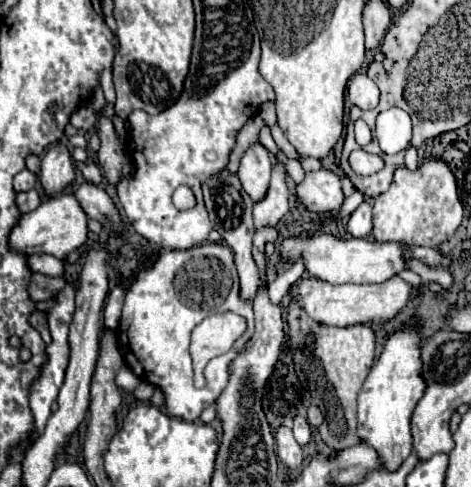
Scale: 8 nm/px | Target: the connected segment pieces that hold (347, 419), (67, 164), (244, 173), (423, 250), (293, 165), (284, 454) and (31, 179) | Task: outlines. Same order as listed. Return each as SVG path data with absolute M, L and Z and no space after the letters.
M292 301L288 311L290 341L292 351L310 347L312 353L296 353L294 365L300 383L306 389L306 399L320 409L324 407L324 423L320 425L320 437L330 449L344 449L358 445L362 439L356 433L356 399L362 391L362 385L370 373L370 367L376 357L376 339L374 331L366 325L352 327L322 327L316 321L308 319L302 307Z
M58 143L42 157L40 167L40 183L48 197L64 191L66 185L74 181L74 161L66 149L66 145Z
M260 141L252 143L244 151L238 167L238 179L244 191L252 197L252 201L258 201L262 199L262 195L266 195L270 183L270 171L272 171L270 153Z
M416 247L416 249L410 249L410 253L428 267L448 267L450 265L448 257L442 257L436 249L430 249L430 247Z
M284 159L284 165L286 165L286 171L288 171L288 175L296 181L296 183L302 183L304 181L304 169L302 169L302 165L296 161L296 159Z
M280 427L276 431L276 455L278 459L290 469L290 471L296 471L302 467L302 461L304 461L304 451L302 447L296 443L294 435L292 435L292 429L288 427Z
M22 169L16 177L14 177L14 189L16 191L30 191L36 185L36 175L30 173L28 169Z

